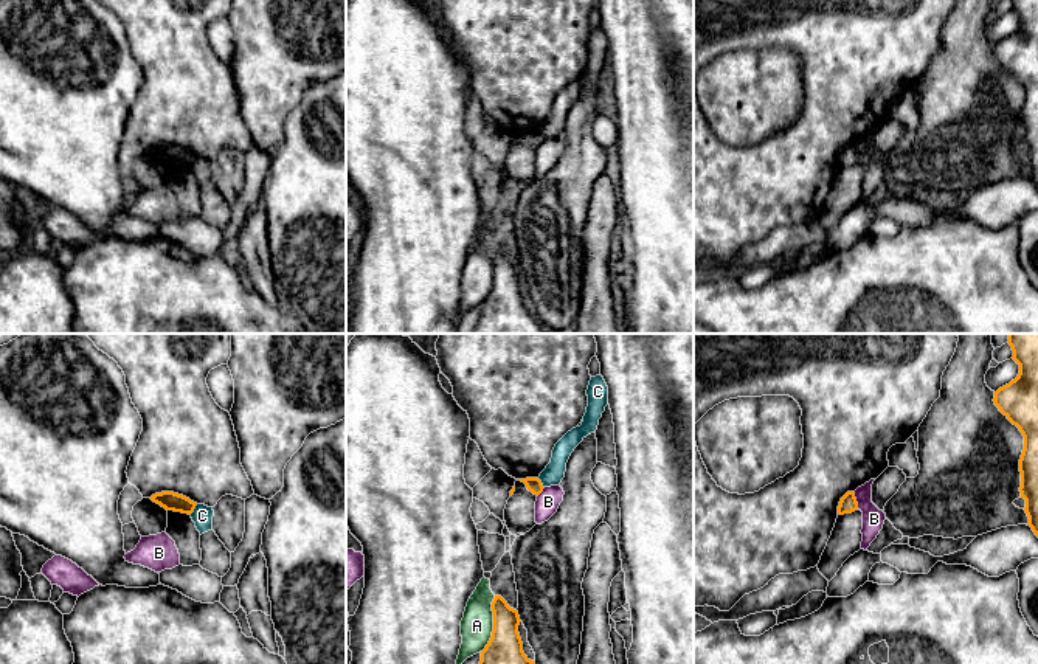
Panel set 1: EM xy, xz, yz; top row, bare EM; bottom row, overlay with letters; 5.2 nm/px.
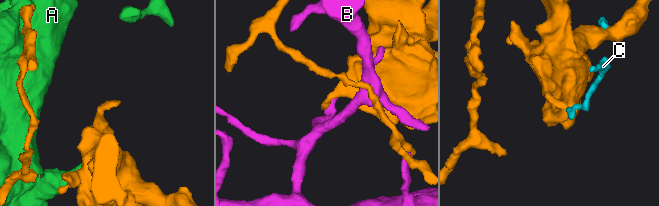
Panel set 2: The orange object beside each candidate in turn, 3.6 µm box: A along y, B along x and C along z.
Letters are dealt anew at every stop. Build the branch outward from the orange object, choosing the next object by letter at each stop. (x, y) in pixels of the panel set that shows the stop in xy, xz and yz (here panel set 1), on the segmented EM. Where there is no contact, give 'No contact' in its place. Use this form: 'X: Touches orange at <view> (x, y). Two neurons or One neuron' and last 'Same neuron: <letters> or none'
A: Touches orange at xz (494, 624). Two neurons
B: Touches orange at yz (855, 500). Two neurons
C: Touches orange at xy (194, 508). Two neurons
Same neuron: none

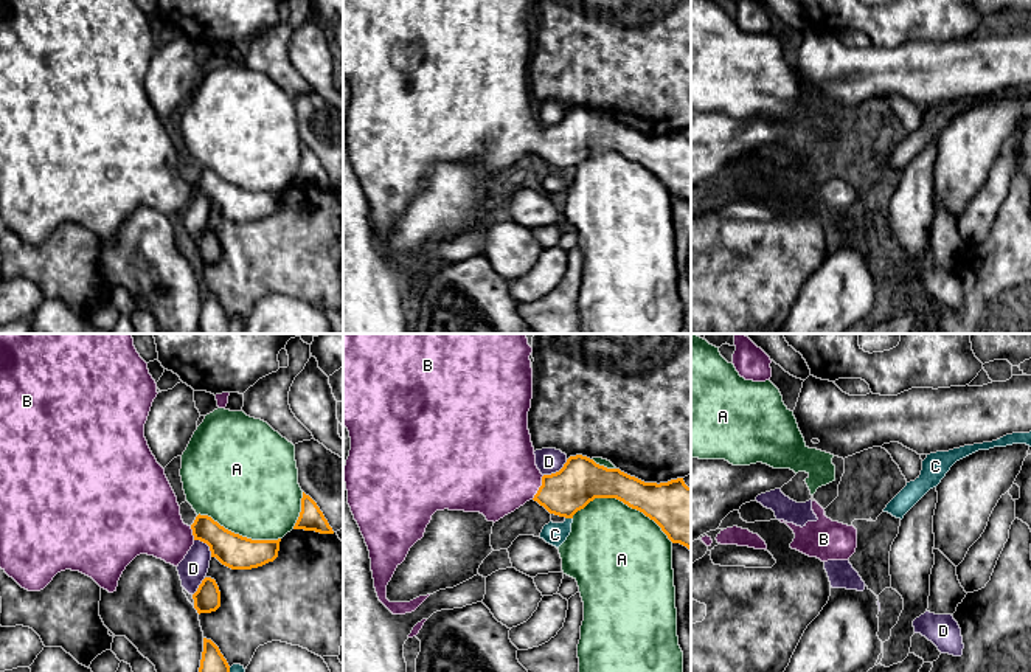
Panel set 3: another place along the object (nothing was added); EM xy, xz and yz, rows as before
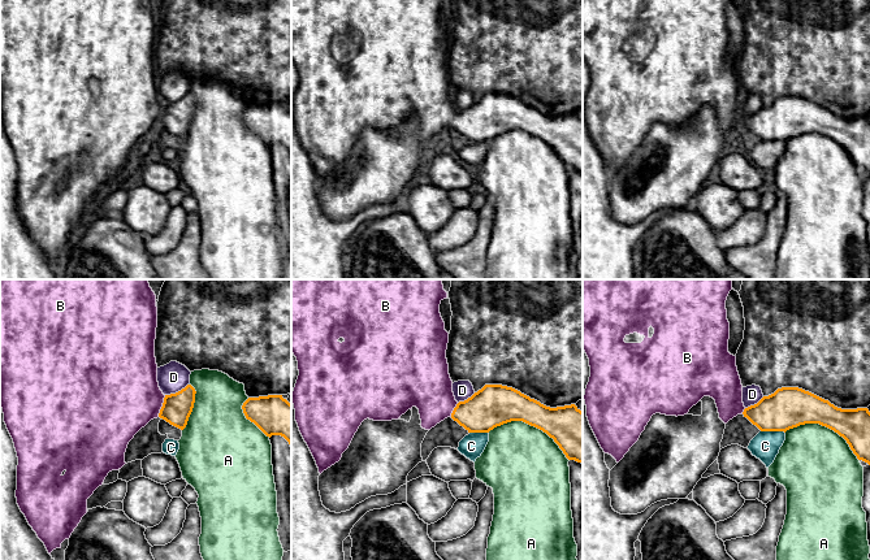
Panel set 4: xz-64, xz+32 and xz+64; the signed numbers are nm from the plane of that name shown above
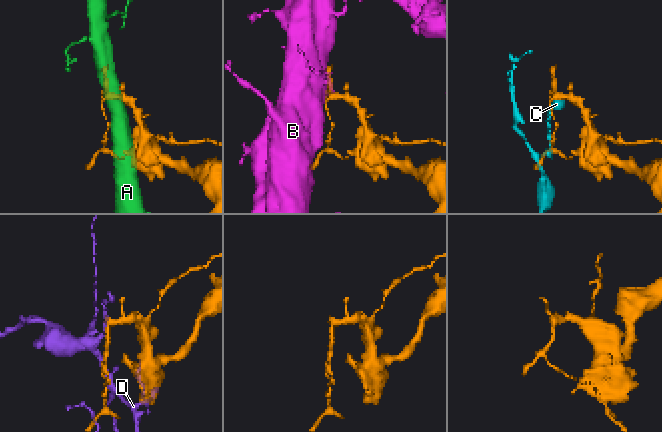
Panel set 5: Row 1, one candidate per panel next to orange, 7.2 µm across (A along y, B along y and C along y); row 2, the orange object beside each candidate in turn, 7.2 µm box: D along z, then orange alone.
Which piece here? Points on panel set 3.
A: Touches orange at xz (623, 502). Two neurons
B: Touches orange at xz (539, 488). One neuron
C: Touches orange at xz (569, 517). Two neurons
D: Touches orange at xz (556, 472). Two neurons
Same neuron: B

